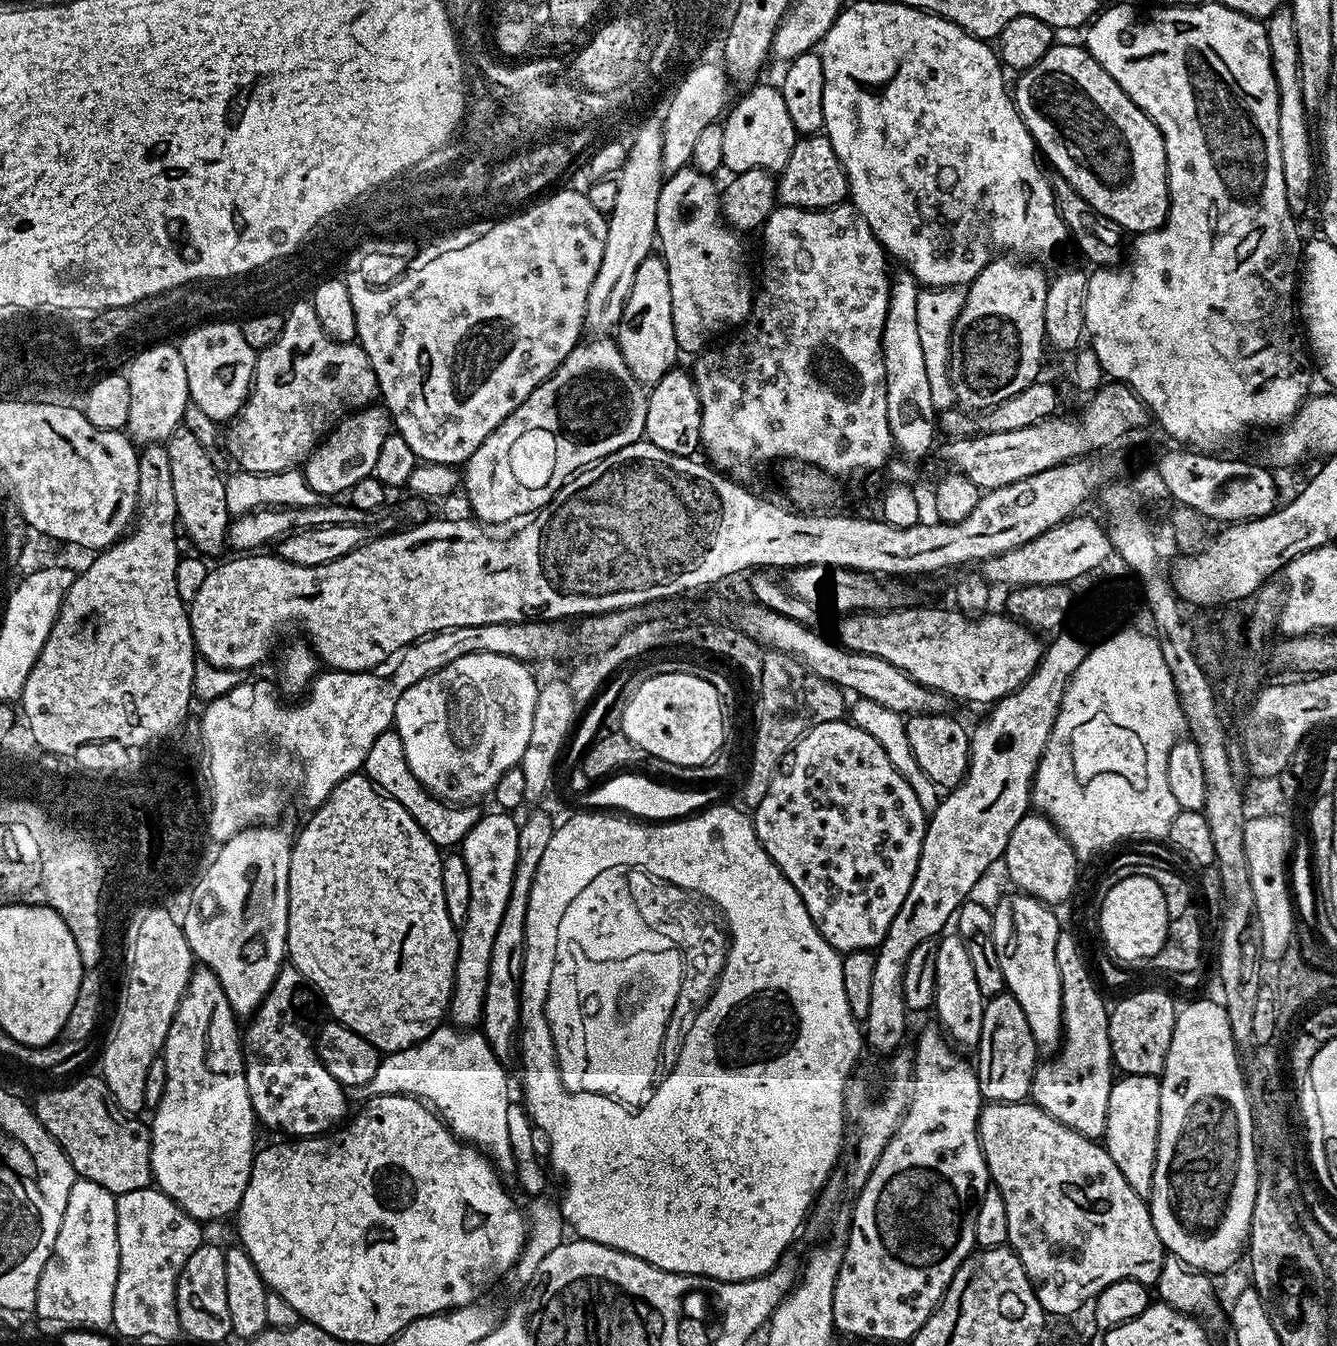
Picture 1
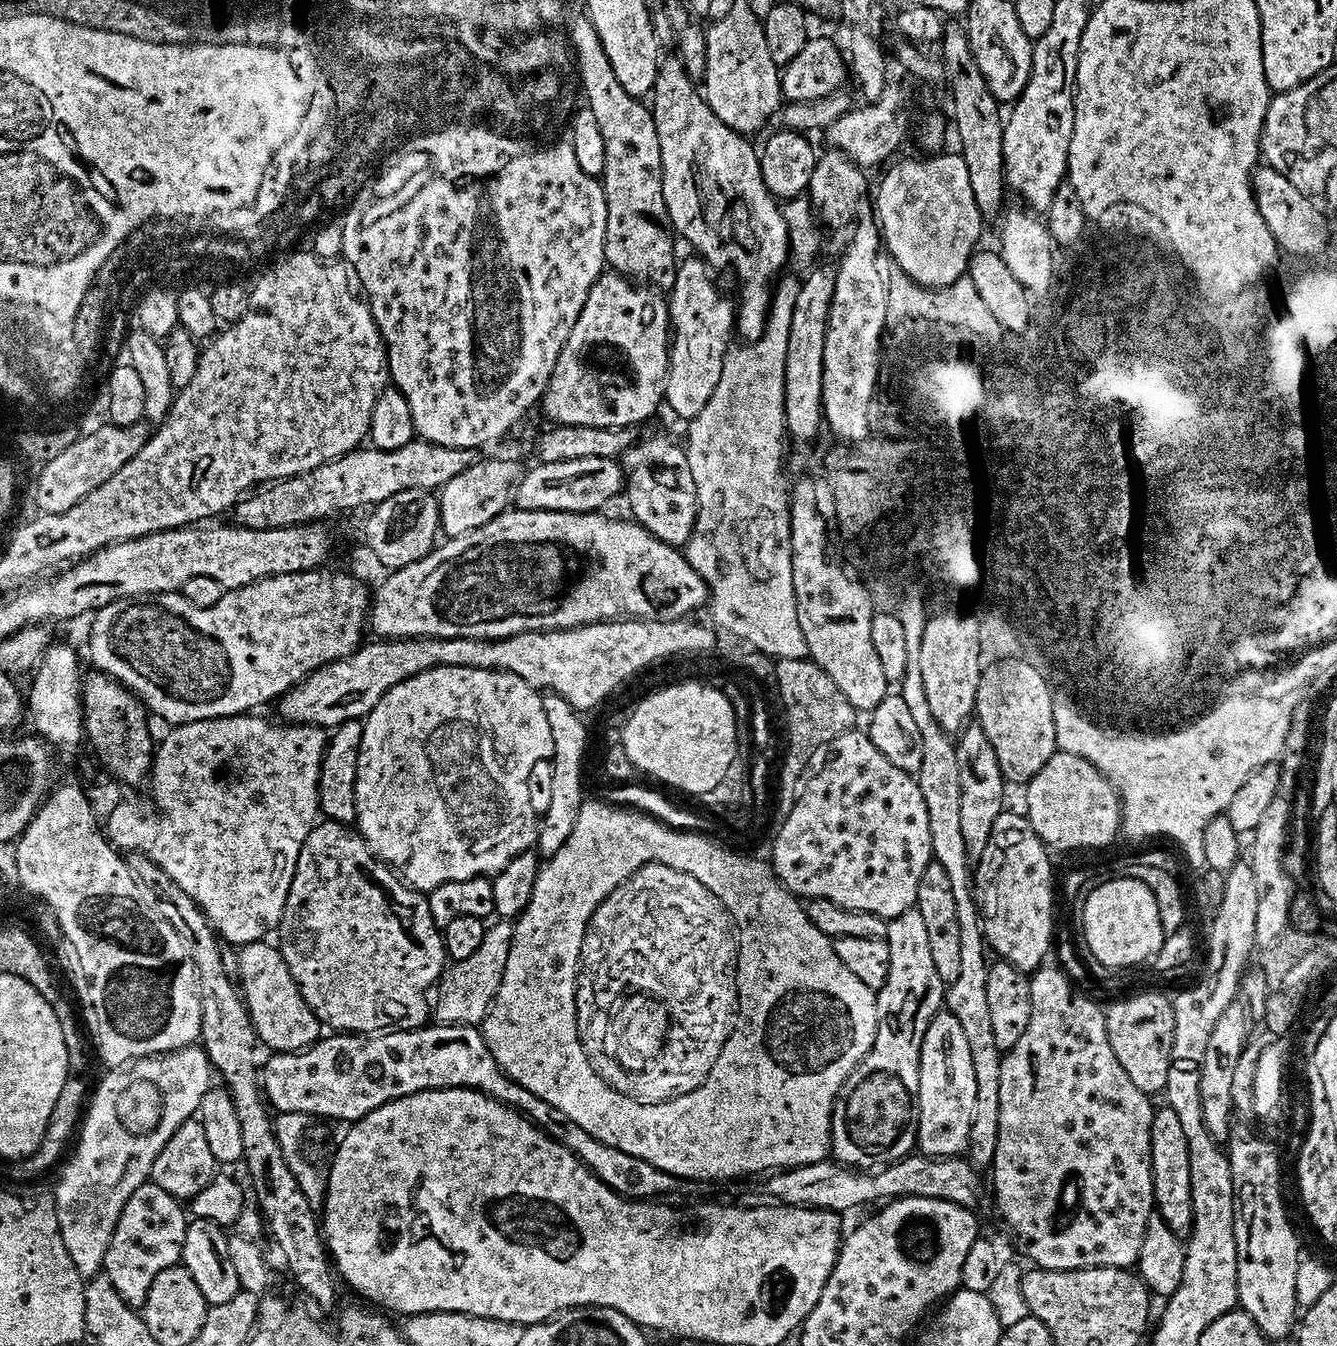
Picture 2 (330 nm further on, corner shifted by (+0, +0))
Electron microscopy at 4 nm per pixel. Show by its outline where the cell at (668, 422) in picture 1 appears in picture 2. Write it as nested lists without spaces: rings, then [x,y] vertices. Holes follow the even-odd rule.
[[[698,258],[681,259],[676,269],[676,281],[672,283],[670,295],[667,297],[668,323],[670,325],[670,351],[668,353],[668,378],[664,386],[667,407],[672,407],[676,416],[681,416],[684,422],[698,415],[706,402],[709,401],[722,373],[724,354],[729,351],[730,343],[724,336],[734,332],[734,304],[726,297],[720,296],[714,281],[708,277],[709,269]]]

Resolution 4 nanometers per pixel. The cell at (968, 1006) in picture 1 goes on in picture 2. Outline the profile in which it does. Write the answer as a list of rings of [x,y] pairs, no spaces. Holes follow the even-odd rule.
[[[946,1010],[933,1016],[920,1047],[920,1065],[916,1079],[916,1148],[925,1156],[933,1158],[956,1158],[967,1149],[968,1135],[972,1125],[972,1105],[974,1103],[974,1081],[972,1078],[972,1059],[970,1042],[962,1030],[962,1022]]]

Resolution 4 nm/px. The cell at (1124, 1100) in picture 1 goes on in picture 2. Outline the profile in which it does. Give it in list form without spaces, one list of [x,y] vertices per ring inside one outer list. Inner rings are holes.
[[[1157,1107],[1150,1130],[1149,1157],[1152,1161],[1152,1198],[1155,1211],[1170,1226],[1174,1235],[1187,1237],[1192,1230],[1192,1194],[1190,1192],[1190,1158],[1186,1134],[1182,1134],[1182,1122],[1174,1110]]]

